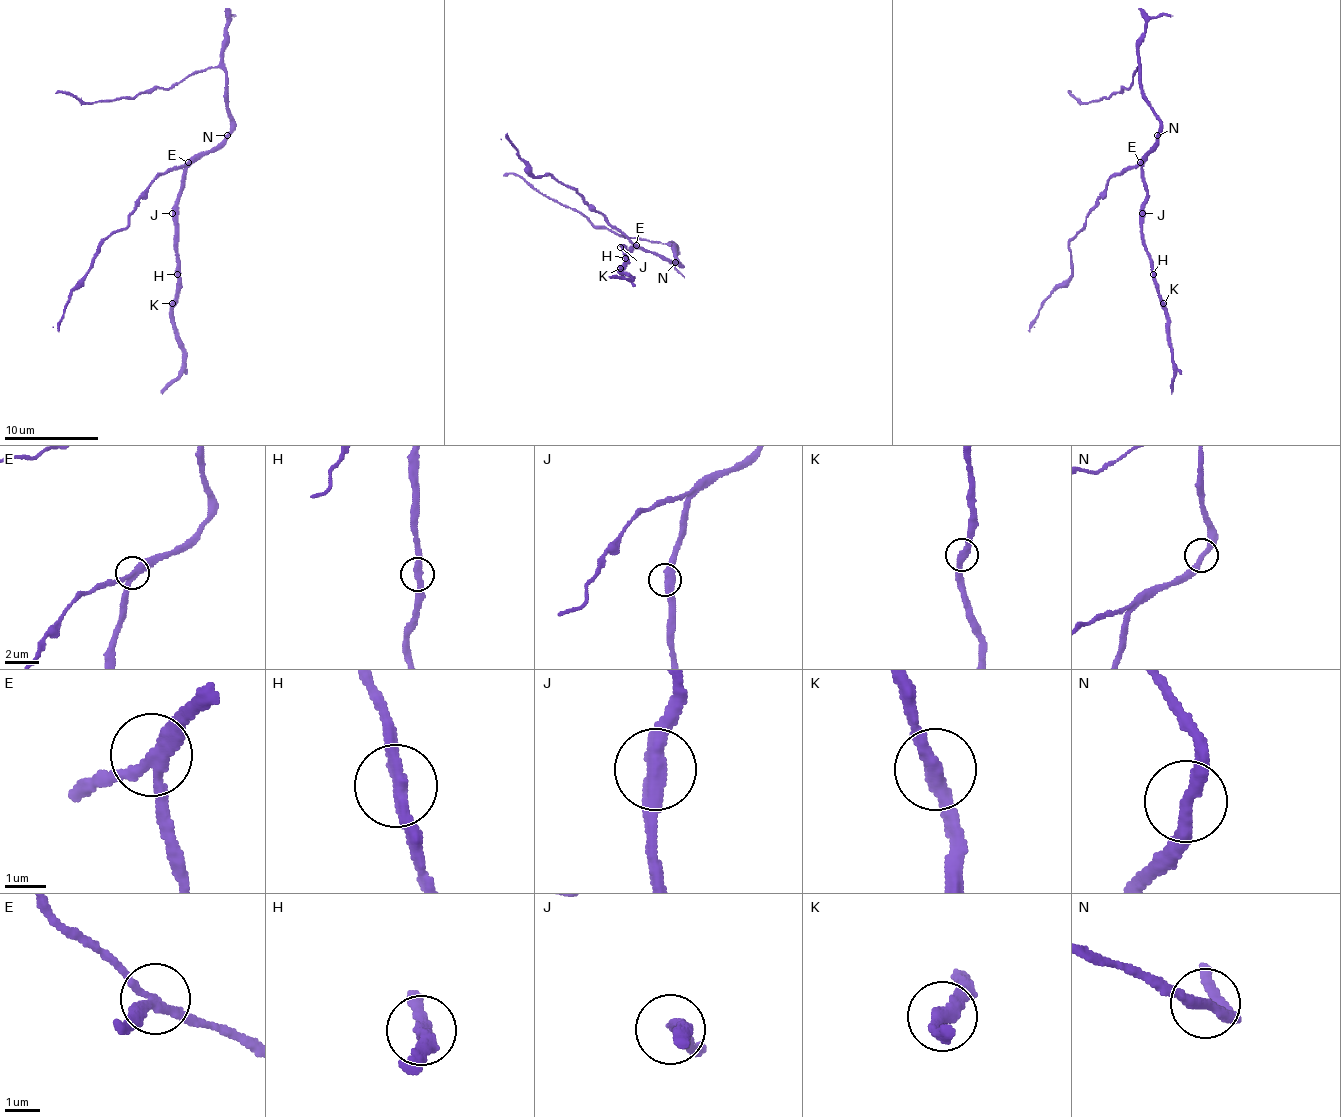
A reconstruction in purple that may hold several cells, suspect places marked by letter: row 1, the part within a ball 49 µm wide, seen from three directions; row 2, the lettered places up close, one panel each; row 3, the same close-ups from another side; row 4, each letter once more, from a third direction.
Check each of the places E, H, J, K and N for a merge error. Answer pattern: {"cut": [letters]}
{"cut": ["E"]}

